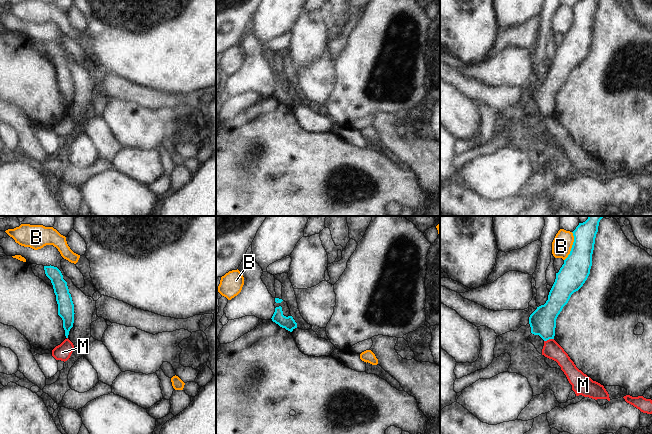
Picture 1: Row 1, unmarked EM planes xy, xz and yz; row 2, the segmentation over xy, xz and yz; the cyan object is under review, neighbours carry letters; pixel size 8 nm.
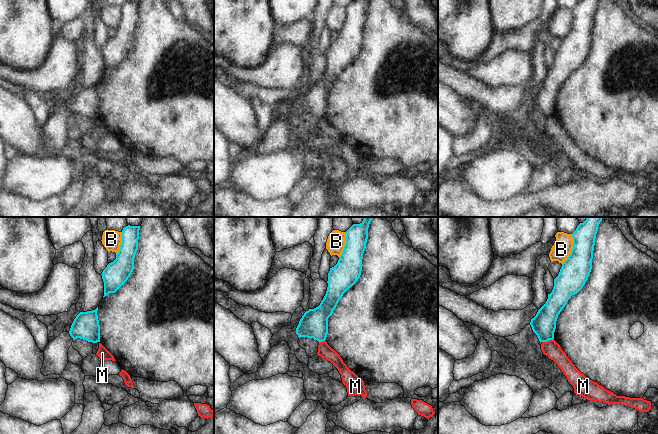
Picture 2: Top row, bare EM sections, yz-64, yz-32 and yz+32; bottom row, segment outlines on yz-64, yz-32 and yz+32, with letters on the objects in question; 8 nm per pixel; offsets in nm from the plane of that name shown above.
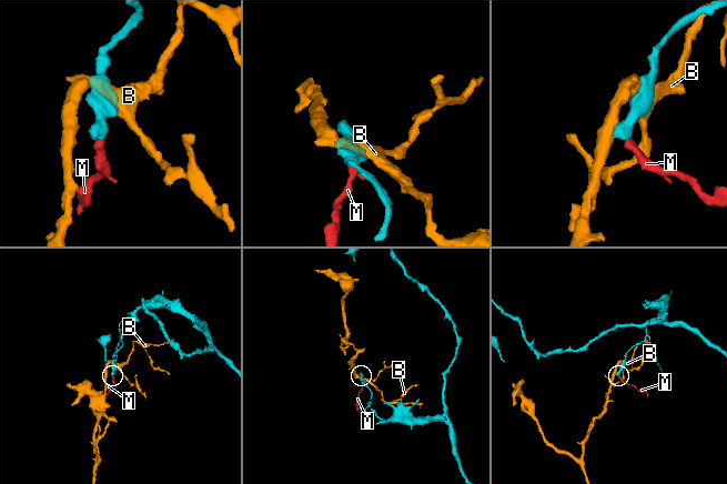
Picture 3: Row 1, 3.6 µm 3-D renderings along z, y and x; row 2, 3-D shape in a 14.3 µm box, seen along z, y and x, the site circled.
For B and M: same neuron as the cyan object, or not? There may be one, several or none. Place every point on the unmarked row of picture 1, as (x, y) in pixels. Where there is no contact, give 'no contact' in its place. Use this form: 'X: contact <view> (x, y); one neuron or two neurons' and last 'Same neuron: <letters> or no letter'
B: contact yz (572, 22); two neurons
M: contact yz (548, 115); two neurons
Same neuron: no letter

